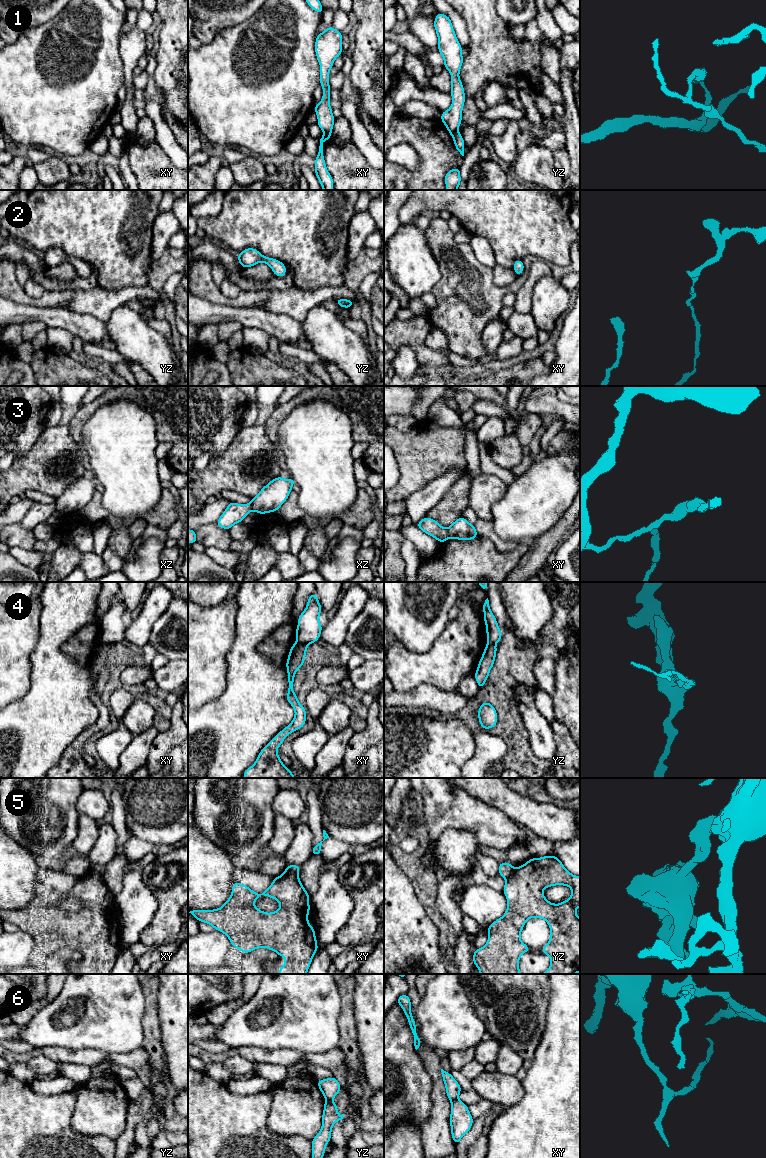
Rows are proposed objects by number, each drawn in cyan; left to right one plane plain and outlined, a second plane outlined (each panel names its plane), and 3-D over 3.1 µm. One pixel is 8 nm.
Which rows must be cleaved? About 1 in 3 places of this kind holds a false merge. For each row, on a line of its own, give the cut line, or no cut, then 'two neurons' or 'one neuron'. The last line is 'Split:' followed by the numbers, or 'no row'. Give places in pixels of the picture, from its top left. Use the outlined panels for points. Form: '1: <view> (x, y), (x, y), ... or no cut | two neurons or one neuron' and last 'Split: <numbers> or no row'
1: xy (324, 132), (330, 133) | two neurons
2: no cut | one neuron
3: xy (446, 529), (450, 537) | two neurons
4: xy (296, 641), (306, 644) | two neurons
5: xy (285, 871), (297, 874) | two neurons
6: xy (457, 1097), (451, 1102) | two neurons
Split: 1, 3, 4, 5, 6

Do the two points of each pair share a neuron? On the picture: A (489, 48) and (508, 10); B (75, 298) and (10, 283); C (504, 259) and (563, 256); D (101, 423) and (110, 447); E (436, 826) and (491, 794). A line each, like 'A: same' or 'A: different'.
A: different
B: same
C: same
D: same
E: different

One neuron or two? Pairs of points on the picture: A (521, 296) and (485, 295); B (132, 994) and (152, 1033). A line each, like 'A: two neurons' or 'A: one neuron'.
A: two neurons
B: two neurons

